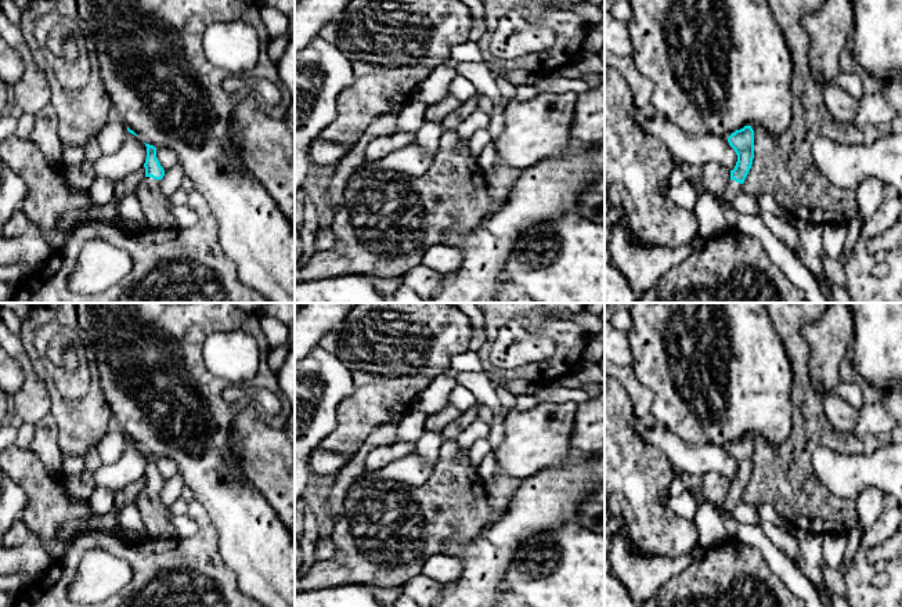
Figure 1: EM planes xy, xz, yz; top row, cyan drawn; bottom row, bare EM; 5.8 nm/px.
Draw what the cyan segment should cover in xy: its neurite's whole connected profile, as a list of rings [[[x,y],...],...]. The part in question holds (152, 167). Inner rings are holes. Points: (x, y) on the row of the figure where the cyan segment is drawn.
[[[145,144],[147,159],[144,163],[145,178],[141,181],[134,195],[138,198],[147,227],[152,230],[174,230],[178,228],[169,199],[160,189],[165,170],[156,158],[156,148]]]

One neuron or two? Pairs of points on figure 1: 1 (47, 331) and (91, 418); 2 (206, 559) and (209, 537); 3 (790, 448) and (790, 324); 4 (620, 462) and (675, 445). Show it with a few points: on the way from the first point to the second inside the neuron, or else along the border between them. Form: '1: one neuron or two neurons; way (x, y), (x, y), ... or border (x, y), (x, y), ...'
1: two neurons; border (87, 364), (89, 389), (78, 398), (64, 398)
2: one neuron; way (206, 553), (206, 542)
3: one neuron; way (803, 418), (798, 354)
4: two neurons; border (635, 429), (673, 463)

